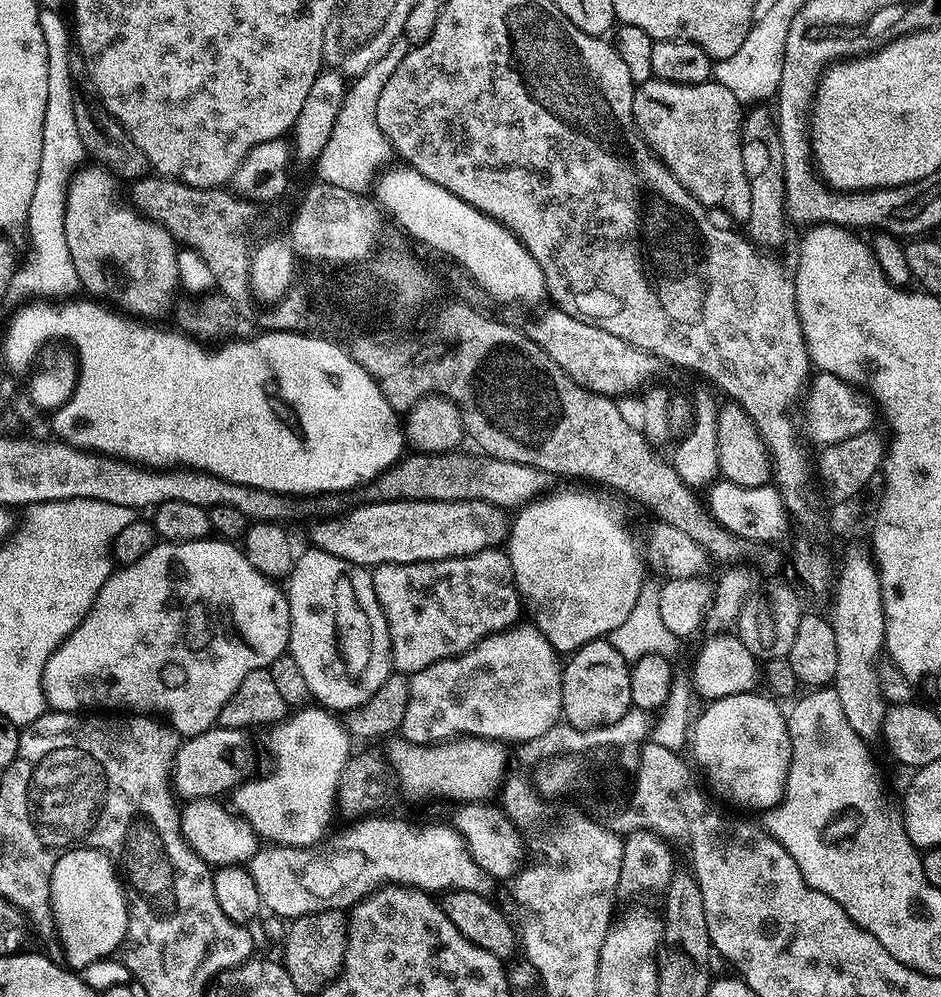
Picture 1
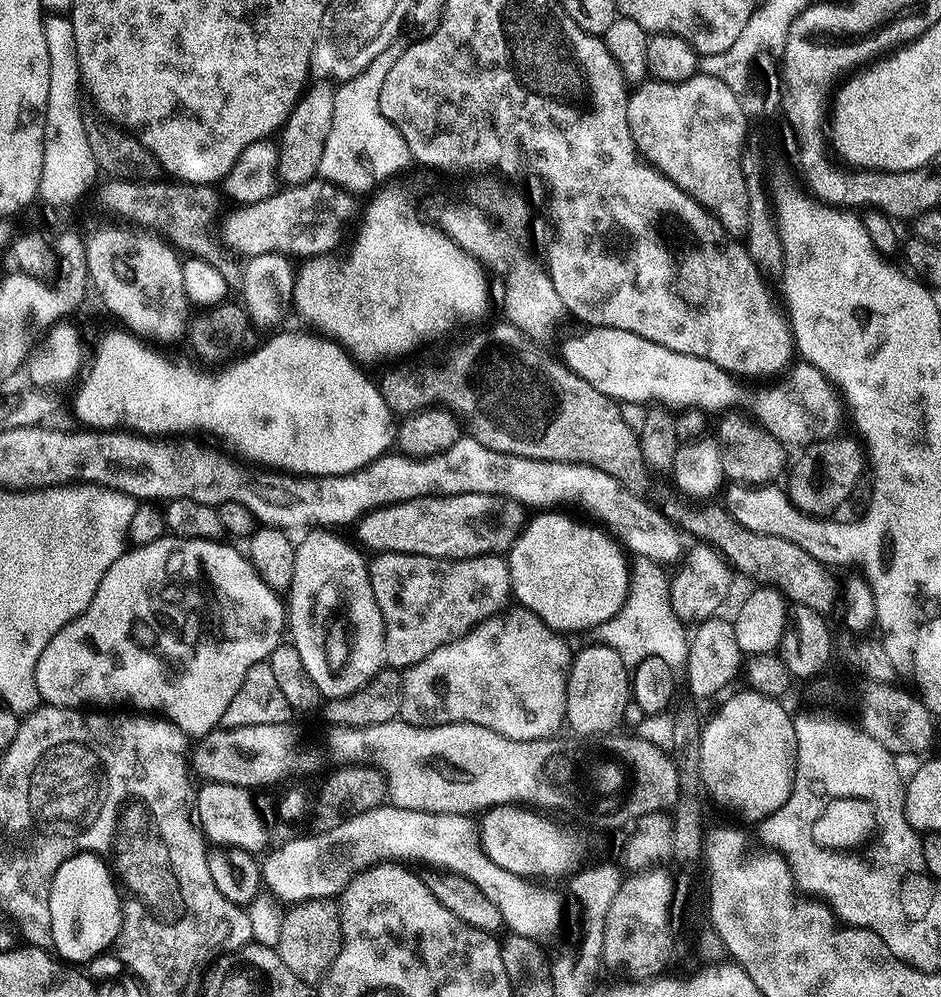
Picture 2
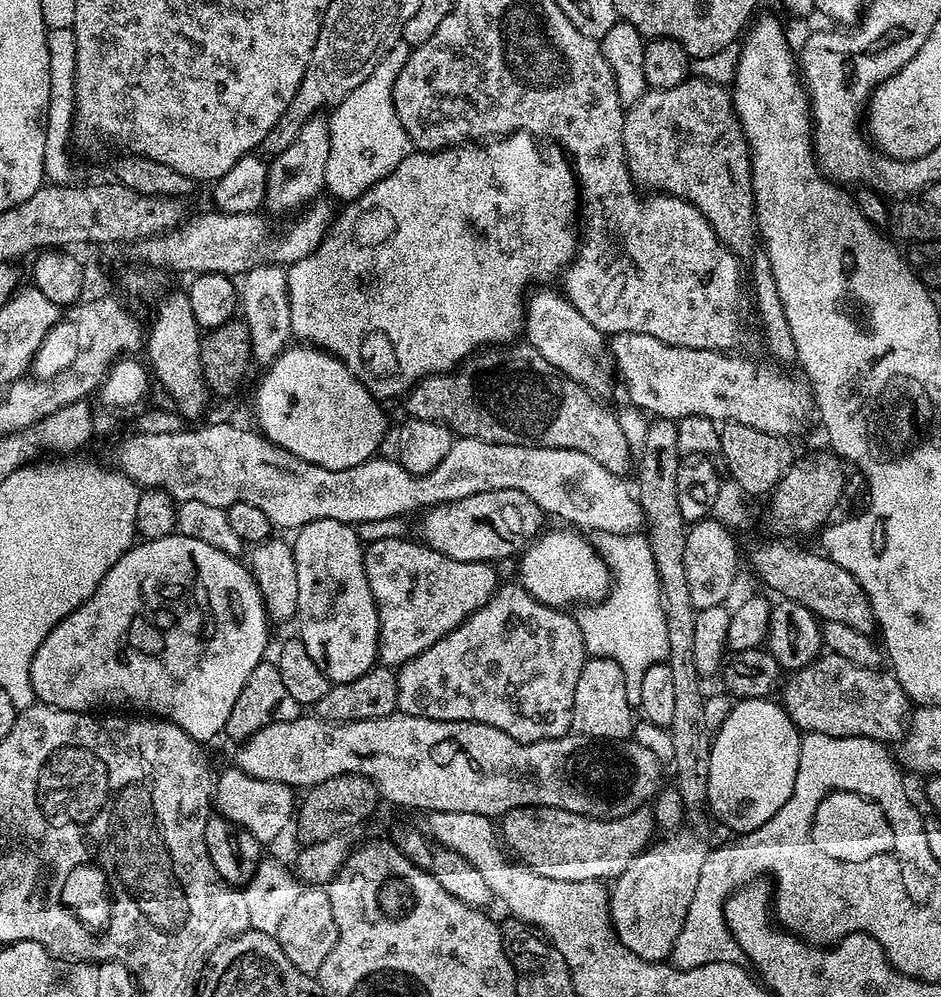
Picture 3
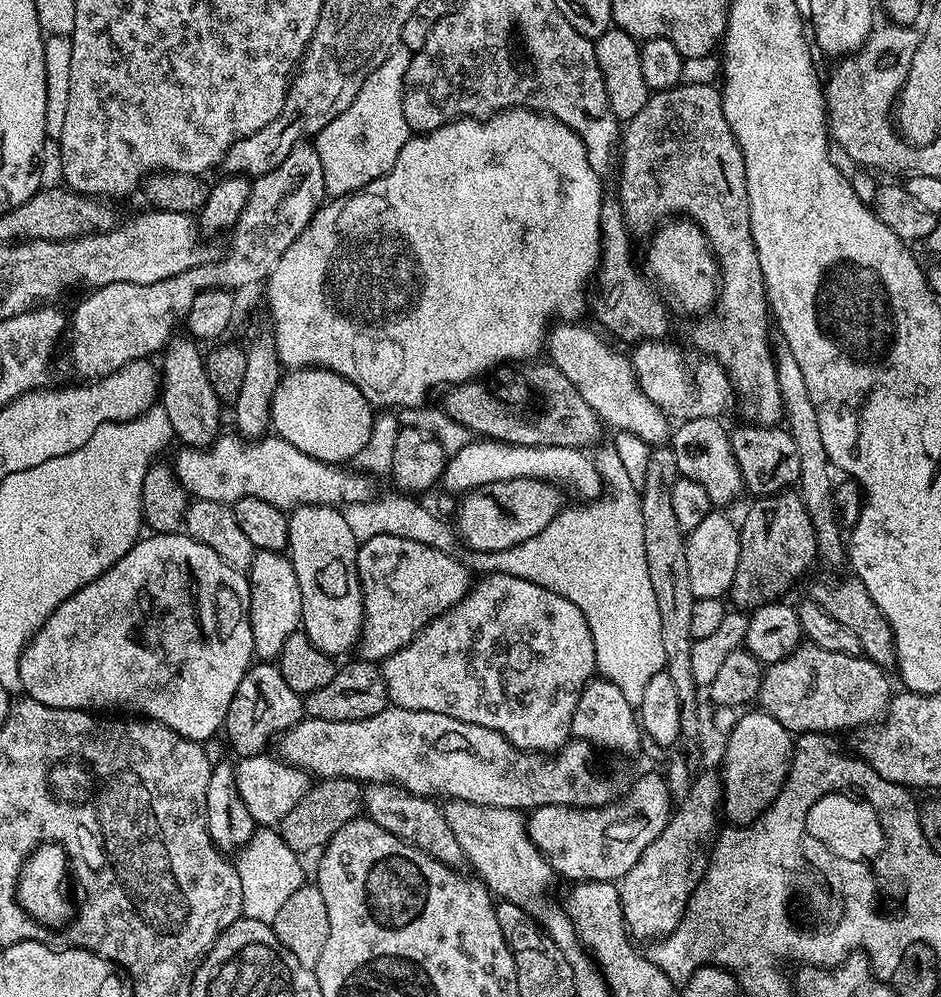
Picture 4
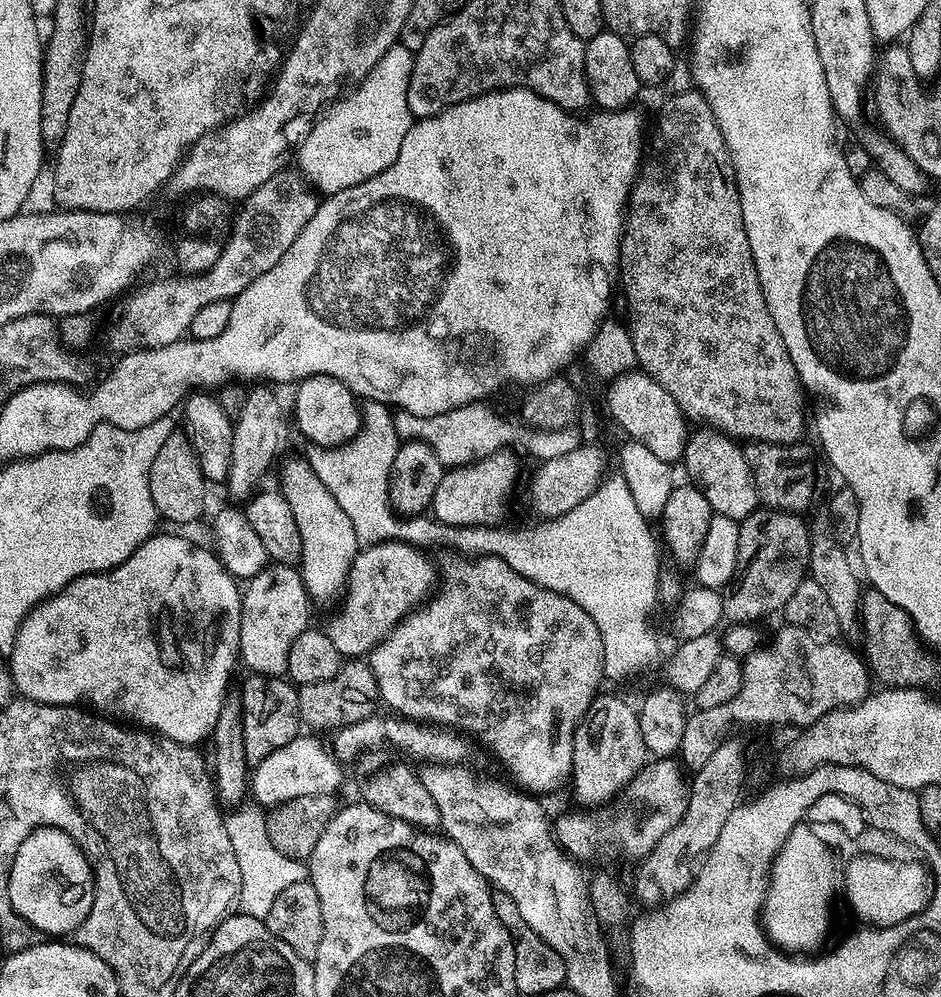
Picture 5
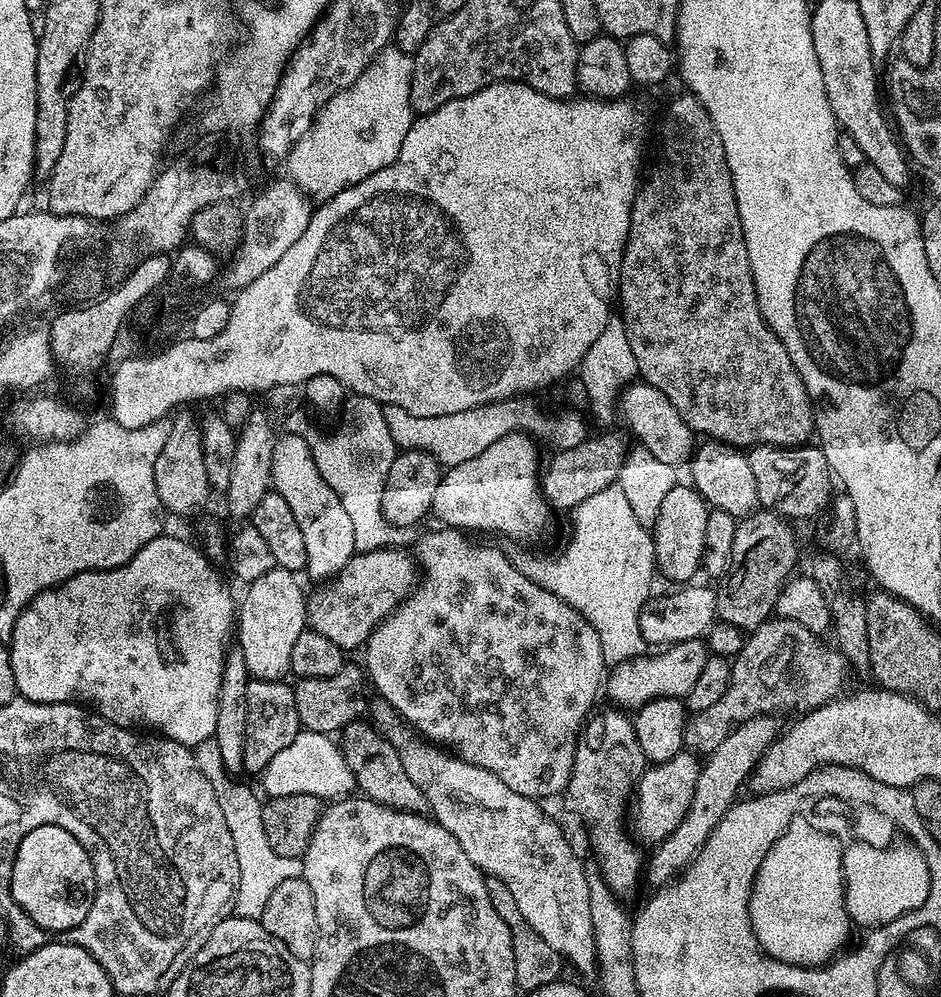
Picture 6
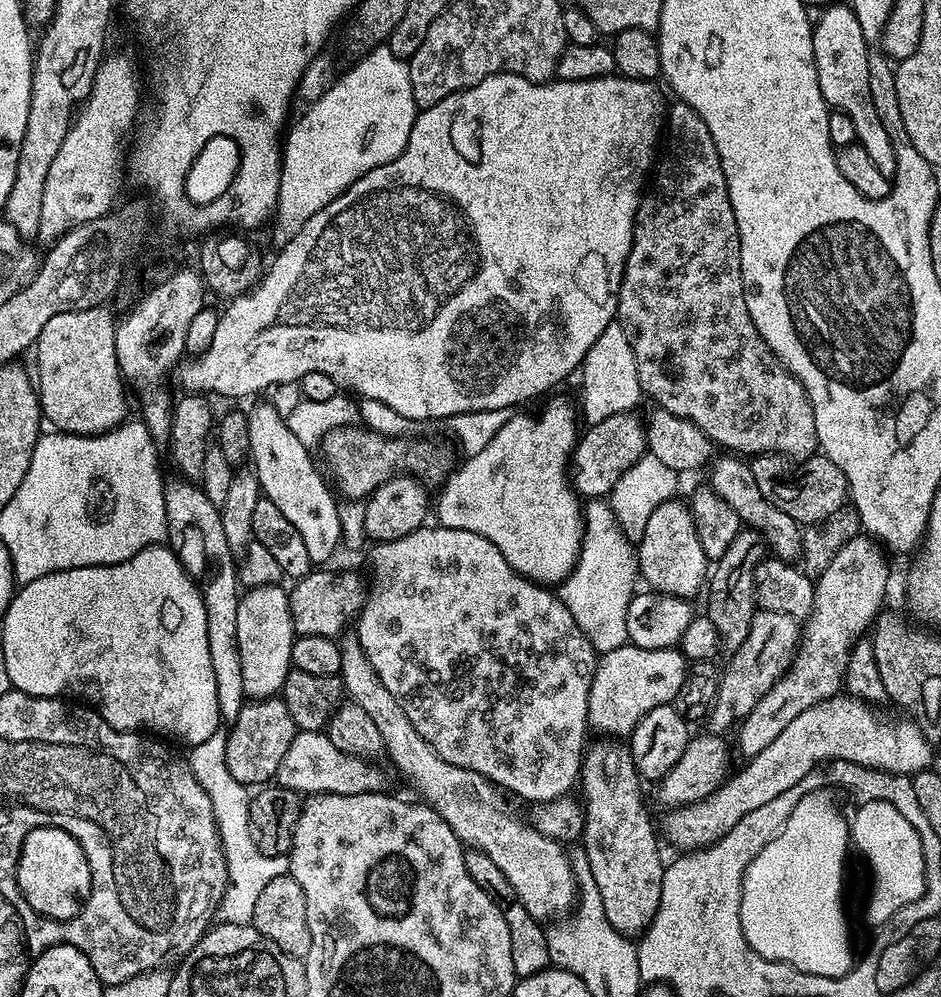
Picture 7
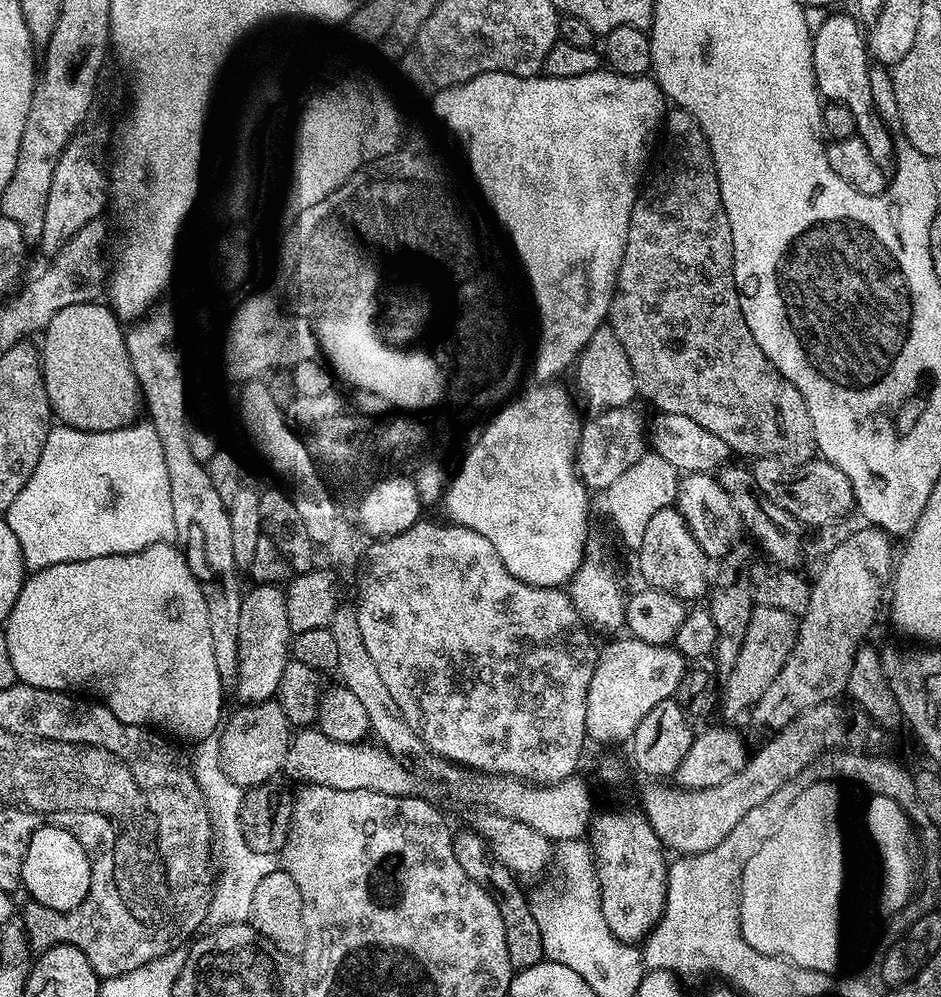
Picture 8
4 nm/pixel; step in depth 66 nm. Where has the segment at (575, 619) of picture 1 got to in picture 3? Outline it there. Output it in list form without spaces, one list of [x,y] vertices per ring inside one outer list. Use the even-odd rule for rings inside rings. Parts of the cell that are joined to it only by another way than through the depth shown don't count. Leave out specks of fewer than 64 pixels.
[[[564,530],[568,532],[548,532],[537,535],[524,549],[520,560],[520,576],[518,582],[531,596],[538,598],[551,608],[567,609],[567,604],[580,604],[579,606],[591,606],[604,599],[608,595],[610,587],[610,573],[606,562],[597,552],[595,543],[591,539],[583,540],[581,533],[576,530]]]

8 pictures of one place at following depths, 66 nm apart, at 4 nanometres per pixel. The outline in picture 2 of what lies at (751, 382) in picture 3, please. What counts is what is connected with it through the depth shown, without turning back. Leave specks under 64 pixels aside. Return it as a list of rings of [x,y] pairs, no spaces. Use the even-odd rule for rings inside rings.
[[[589,327],[581,336],[570,337],[560,352],[568,371],[617,402],[663,406],[669,410],[698,408],[708,414],[720,414],[729,407],[729,377],[713,360],[666,350],[666,346],[630,334],[630,330]],[[796,363],[779,377],[781,380],[777,384],[757,390],[756,397],[752,400],[751,415],[755,423],[765,428],[785,446],[807,446],[816,440],[831,440],[839,433],[836,431],[840,428],[842,401],[836,389],[815,366]]]

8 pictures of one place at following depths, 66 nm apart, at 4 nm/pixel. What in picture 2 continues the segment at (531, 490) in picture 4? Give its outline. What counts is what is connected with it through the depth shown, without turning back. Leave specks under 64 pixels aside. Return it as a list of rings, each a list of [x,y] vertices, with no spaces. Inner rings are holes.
[[[458,494],[423,496],[389,504],[387,508],[375,508],[359,520],[354,531],[355,539],[365,549],[372,548],[373,553],[401,552],[443,560],[465,560],[507,553],[525,523],[526,509],[516,500],[490,494]]]

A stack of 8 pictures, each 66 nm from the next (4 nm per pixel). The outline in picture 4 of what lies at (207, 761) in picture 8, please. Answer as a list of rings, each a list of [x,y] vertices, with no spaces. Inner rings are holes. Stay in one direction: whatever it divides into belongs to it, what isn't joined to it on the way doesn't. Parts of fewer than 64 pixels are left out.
[[[272,826],[257,827],[250,842],[240,849],[235,857],[236,873],[242,882],[243,915],[250,920],[270,922],[282,910],[286,898],[294,894],[306,883],[301,857],[281,838],[279,831]]]

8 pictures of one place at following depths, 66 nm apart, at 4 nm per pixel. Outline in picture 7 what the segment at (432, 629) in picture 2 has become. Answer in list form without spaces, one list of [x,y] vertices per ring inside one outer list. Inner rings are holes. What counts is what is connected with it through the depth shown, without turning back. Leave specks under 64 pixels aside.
[[[313,570],[307,576],[299,577],[288,592],[290,612],[297,636],[339,637],[349,627],[348,616],[359,617],[366,599],[366,587],[356,572],[340,577],[336,572]]]

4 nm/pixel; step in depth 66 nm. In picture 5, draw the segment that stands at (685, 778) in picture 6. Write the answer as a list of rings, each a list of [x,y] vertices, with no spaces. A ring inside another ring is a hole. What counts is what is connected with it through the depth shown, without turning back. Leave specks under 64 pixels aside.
[[[652,758],[644,765],[638,775],[629,782],[611,802],[597,807],[595,810],[580,810],[584,812],[564,812],[554,820],[554,837],[557,844],[573,861],[588,860],[591,856],[605,856],[612,860],[616,856],[616,848],[624,856],[629,856],[633,862],[648,856],[654,846],[666,834],[666,830],[674,830],[684,813],[686,799],[686,782],[682,780],[682,768],[672,758]]]

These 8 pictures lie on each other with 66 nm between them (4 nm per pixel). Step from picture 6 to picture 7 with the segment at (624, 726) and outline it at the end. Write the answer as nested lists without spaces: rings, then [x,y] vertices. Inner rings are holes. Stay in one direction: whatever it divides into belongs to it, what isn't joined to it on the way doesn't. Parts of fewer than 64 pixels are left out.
[[[620,738],[596,739],[600,740],[587,745],[580,761],[578,788],[584,791],[582,847],[590,862],[590,874],[600,887],[606,918],[616,930],[632,938],[643,933],[658,910],[666,860],[660,857],[652,820],[640,797],[642,777],[634,766],[629,745]]]

